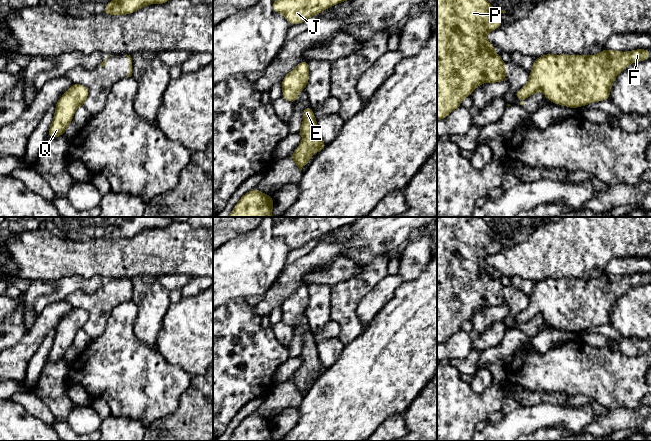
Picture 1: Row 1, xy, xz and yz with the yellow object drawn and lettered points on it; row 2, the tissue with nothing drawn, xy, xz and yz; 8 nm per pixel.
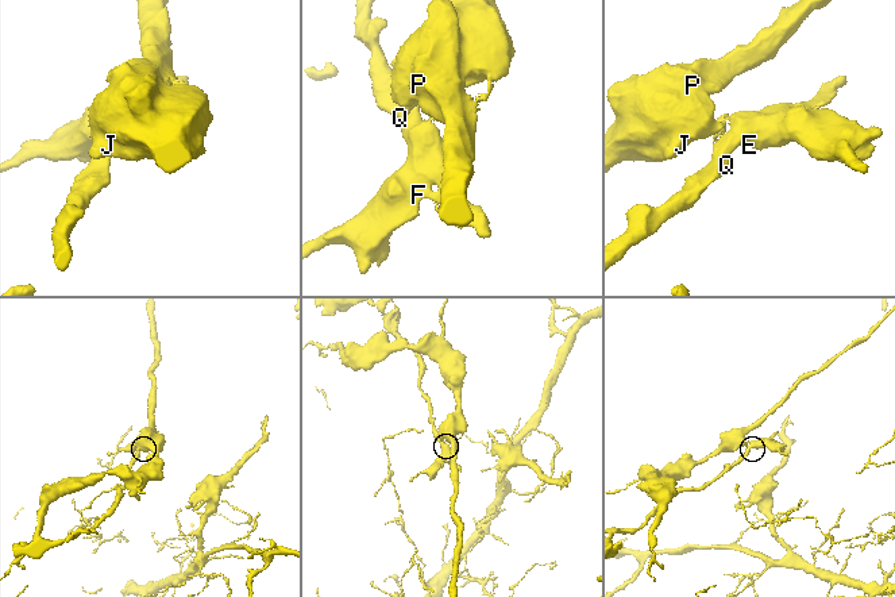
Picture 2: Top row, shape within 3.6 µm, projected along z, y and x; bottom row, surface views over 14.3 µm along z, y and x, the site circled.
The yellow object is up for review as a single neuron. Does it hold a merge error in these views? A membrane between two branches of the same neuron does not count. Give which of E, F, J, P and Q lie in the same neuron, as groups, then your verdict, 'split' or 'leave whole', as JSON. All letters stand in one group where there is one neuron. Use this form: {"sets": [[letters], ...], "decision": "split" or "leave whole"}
{"sets": [["E", "F", "Q"], ["J", "P"]], "decision": "split"}

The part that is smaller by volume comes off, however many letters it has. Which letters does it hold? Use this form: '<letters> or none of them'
E, F, Q

